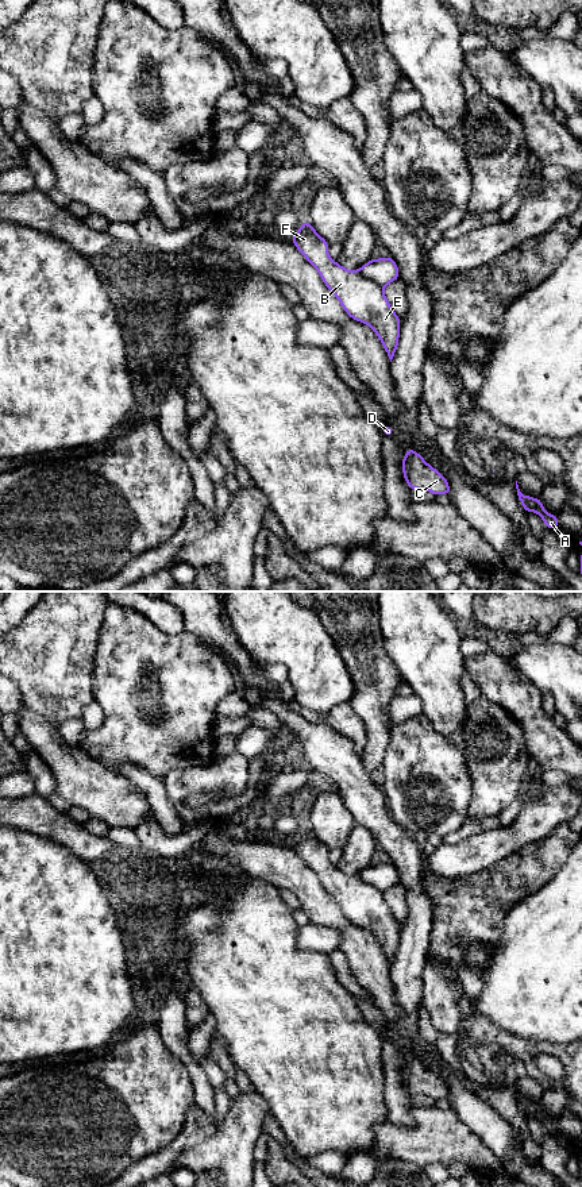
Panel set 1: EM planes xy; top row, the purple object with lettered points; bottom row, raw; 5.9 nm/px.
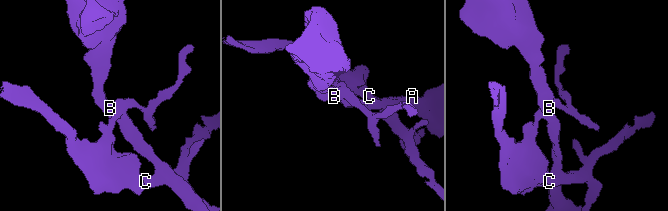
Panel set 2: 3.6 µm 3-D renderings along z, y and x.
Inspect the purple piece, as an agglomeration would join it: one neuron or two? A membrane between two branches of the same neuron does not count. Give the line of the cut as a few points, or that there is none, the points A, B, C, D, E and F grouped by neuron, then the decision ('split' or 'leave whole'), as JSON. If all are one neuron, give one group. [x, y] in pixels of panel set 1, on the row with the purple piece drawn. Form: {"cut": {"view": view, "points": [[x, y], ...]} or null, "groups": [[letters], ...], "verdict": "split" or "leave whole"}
{"cut": {"view": "xy", "points": [[358, 270], [382, 288]]}, "groups": [["A", "B", "E", "F"], ["C", "D"]], "verdict": "split"}

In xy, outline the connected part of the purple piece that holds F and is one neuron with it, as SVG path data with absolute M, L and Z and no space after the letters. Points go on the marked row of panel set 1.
M308 220L290 236L296 248L319 271L346 313L374 329L392 362L398 347L401 319L390 307L383 288L359 270L347 270L328 254L328 242Z

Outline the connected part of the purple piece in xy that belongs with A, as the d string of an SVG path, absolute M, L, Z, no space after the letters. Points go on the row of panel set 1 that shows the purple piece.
M516 481L516 489L517 489L517 496L519 500L524 508L524 510L527 512L527 515L529 512L536 512L544 521L544 528L560 528L559 521L558 521L558 515L548 515L546 508L543 506L541 501L540 501L540 496L536 498L532 498L529 496L525 496L520 492L517 481Z

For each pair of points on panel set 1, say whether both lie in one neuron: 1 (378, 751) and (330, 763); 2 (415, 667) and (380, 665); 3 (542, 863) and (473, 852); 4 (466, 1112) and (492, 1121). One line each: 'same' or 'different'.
1: different
2: different
3: different
4: same

